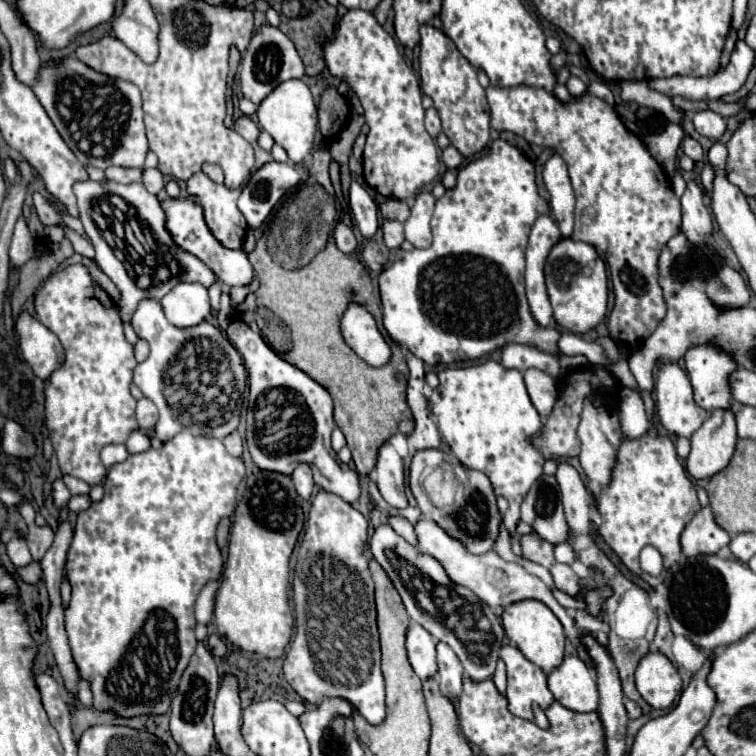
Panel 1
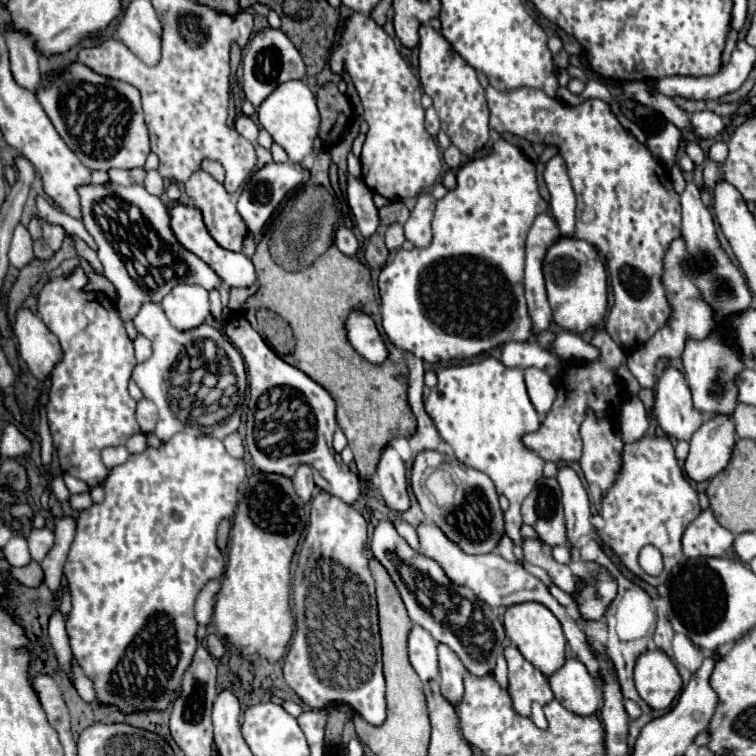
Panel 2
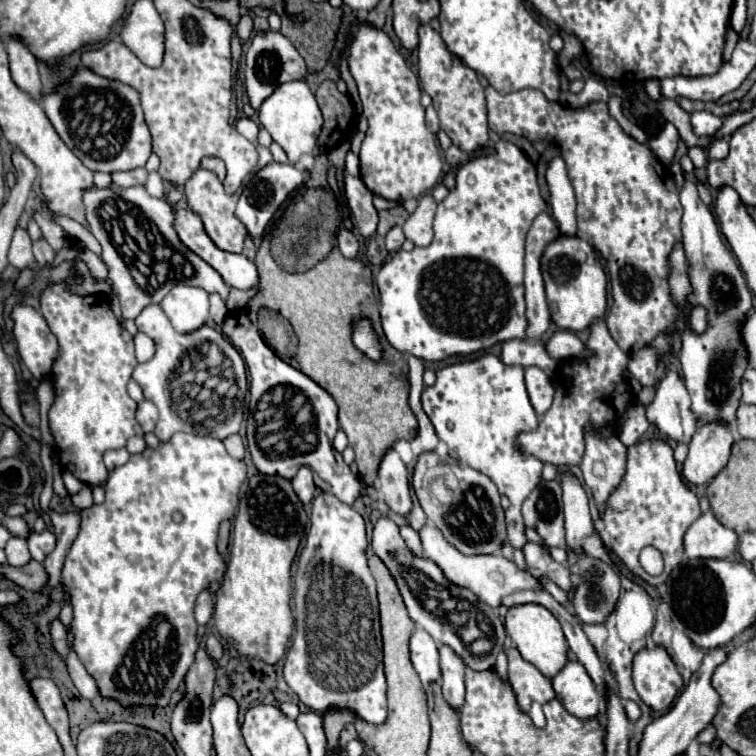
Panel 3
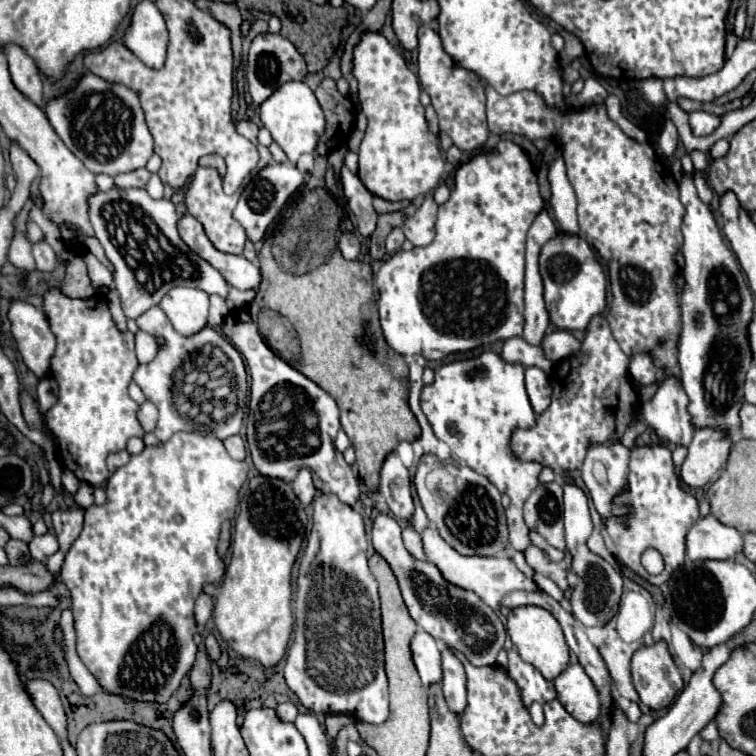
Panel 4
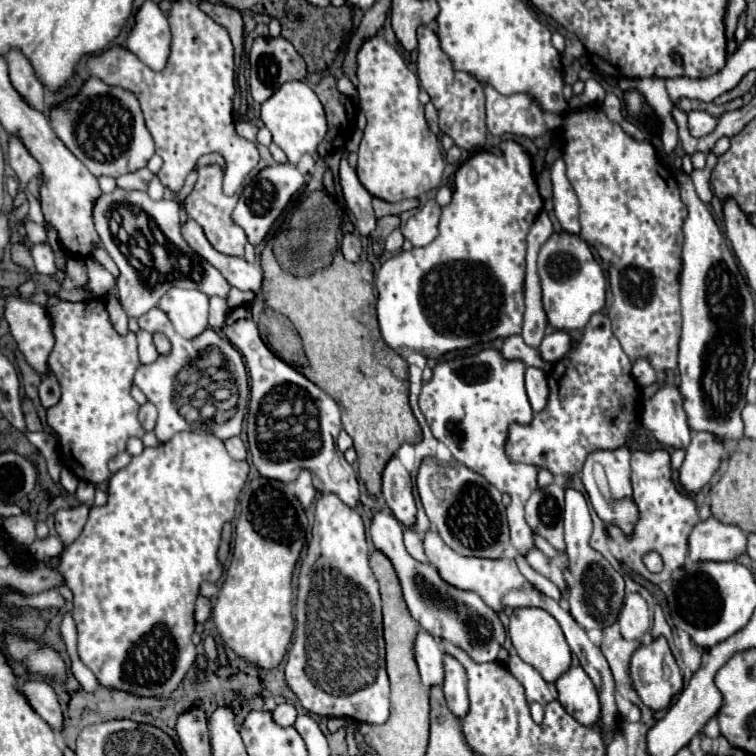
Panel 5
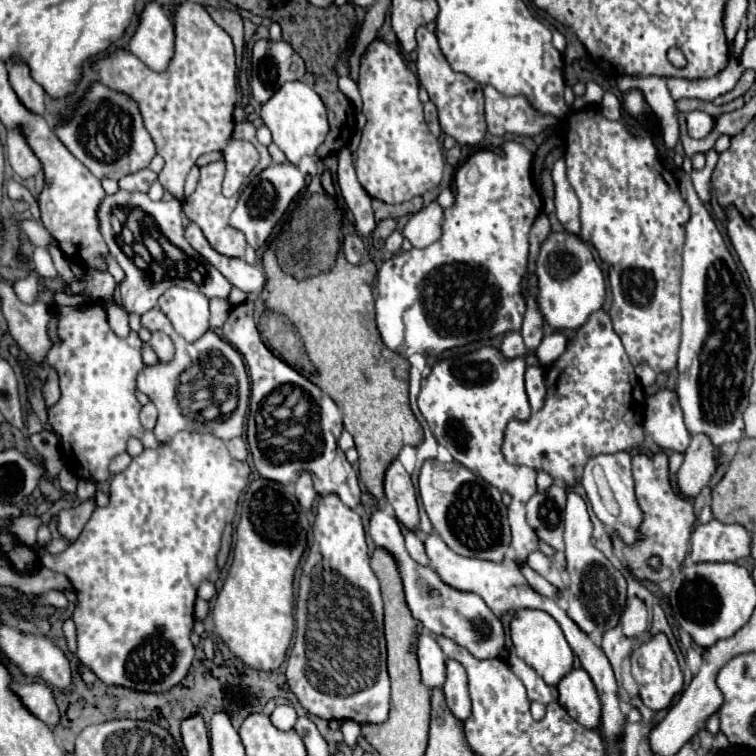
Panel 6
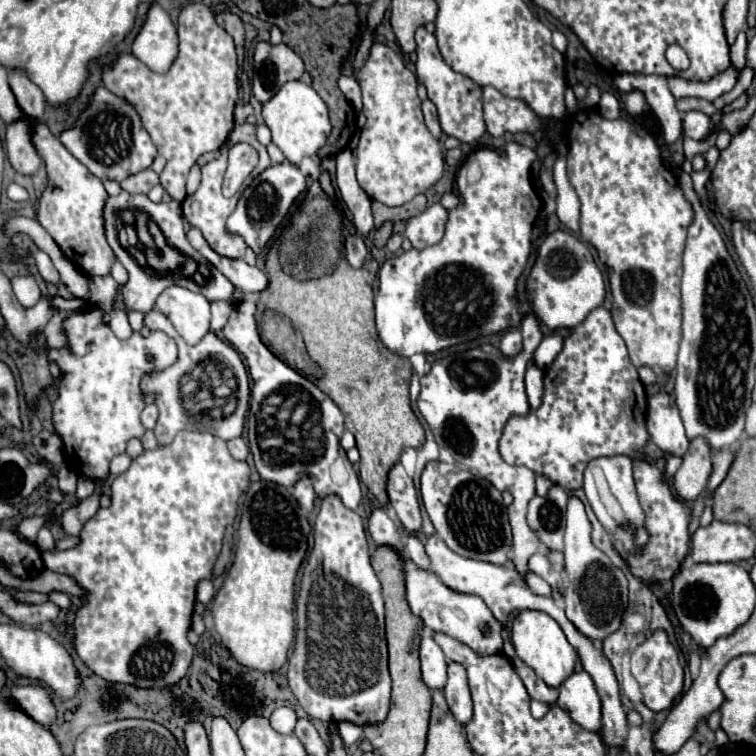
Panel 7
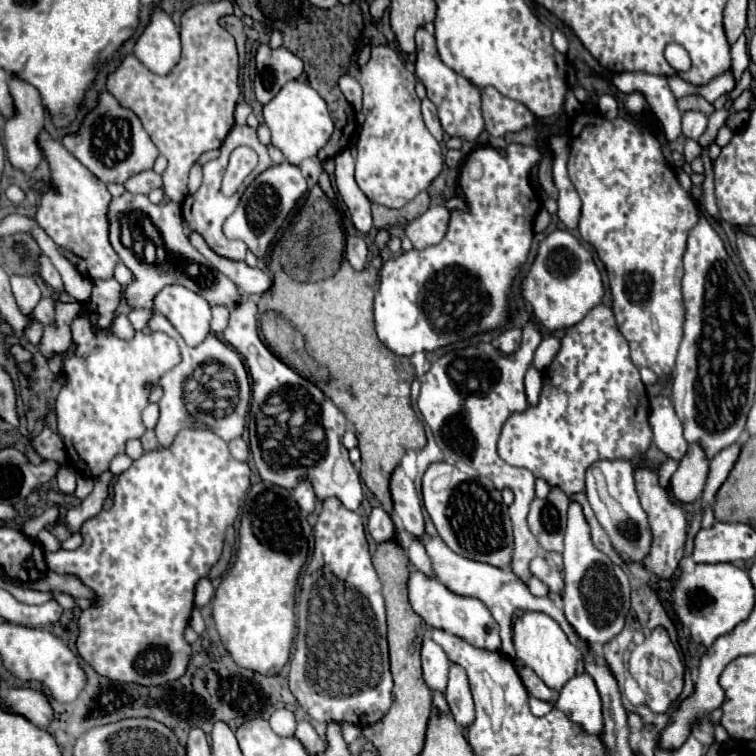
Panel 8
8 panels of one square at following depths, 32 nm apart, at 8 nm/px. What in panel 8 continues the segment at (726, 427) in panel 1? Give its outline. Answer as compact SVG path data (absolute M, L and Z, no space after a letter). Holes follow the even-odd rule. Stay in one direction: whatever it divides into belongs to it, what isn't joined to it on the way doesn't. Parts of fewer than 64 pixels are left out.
M692 444L682 458L678 470L670 478L670 492L680 504L694 504L706 484L710 460L698 444Z

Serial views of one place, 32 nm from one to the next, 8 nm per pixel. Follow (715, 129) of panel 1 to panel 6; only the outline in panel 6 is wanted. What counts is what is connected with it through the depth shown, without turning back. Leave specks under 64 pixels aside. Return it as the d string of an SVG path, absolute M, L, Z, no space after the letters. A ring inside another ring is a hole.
M688 112L686 114L686 130L692 138L704 138L714 128L714 118L706 112Z

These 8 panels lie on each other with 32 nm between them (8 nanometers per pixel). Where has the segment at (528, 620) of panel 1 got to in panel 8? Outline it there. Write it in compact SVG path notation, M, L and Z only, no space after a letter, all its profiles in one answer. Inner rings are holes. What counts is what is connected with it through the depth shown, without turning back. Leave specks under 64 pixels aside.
M526 612L524 616L514 620L514 646L516 646L516 656L524 662L524 666L532 668L548 688L560 690L574 674L578 660L582 658L580 646L572 644L564 630L558 626L554 618L542 612Z

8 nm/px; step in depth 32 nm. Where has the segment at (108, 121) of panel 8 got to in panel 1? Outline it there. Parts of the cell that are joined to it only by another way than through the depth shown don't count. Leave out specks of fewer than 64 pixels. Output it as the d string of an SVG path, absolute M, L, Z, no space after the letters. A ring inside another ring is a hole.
M78 58L40 68L34 94L54 122L56 130L84 166L106 170L108 166L142 168L148 154L146 128L142 122L140 90L126 82L104 76Z

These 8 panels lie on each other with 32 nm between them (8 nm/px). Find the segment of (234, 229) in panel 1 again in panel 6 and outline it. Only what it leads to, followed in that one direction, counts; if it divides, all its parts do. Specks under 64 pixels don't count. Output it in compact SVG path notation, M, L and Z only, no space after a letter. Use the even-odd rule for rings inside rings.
M224 158L208 164L208 166L201 167L198 188L196 188L194 194L190 194L182 202L182 208L184 208L184 214L188 216L188 220L200 226L200 230L206 236L206 240L210 242L210 246L216 252L220 252L224 256L232 256L232 258L242 258L244 256L244 248L246 248L246 240L244 240L244 236L238 230L228 226L228 218L230 218L230 214L232 214L232 210L234 210L234 206L238 202L238 196L226 198L222 194L222 176L225 174L225 167Z

